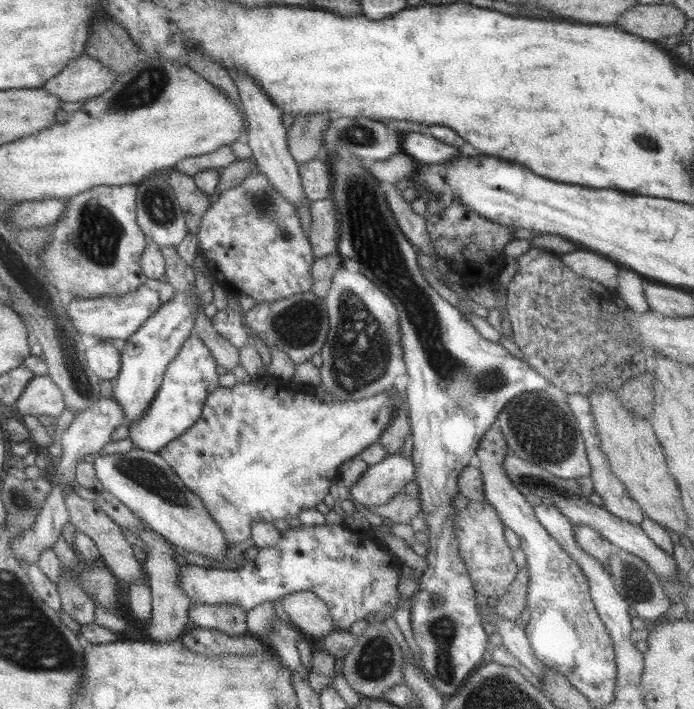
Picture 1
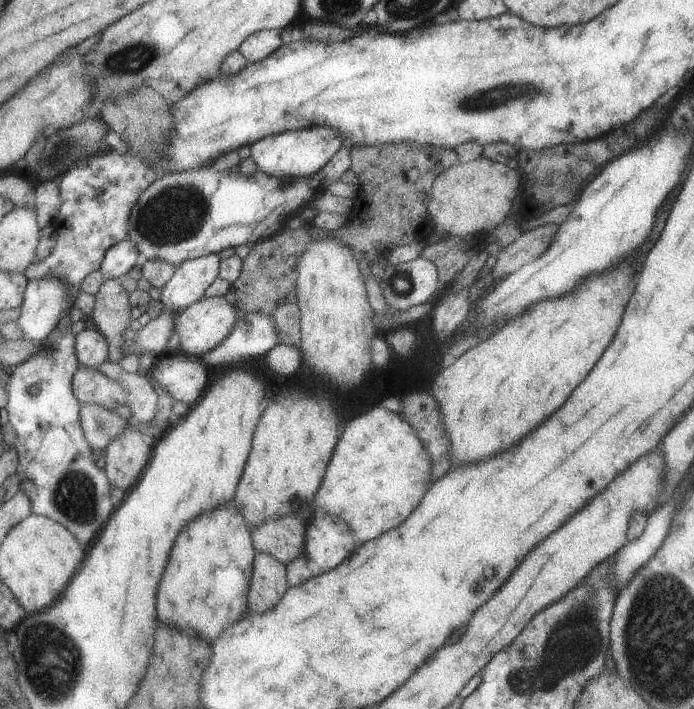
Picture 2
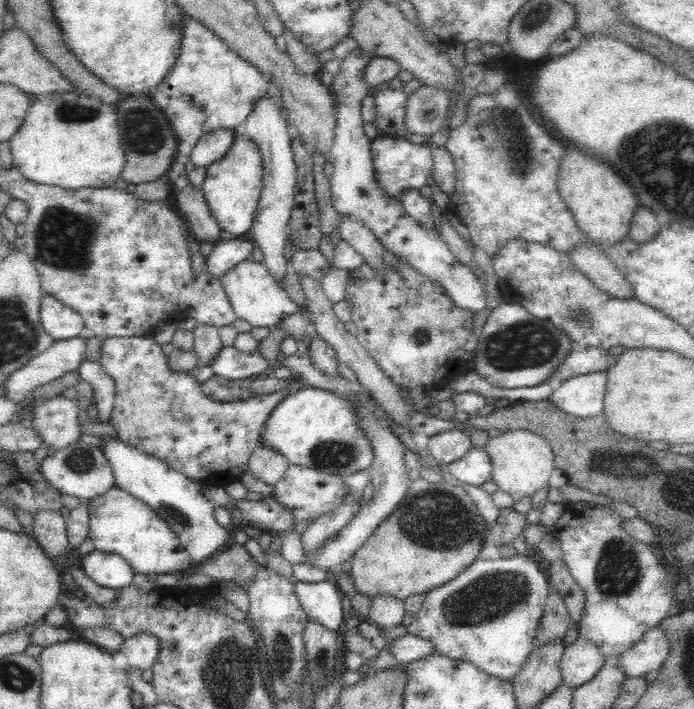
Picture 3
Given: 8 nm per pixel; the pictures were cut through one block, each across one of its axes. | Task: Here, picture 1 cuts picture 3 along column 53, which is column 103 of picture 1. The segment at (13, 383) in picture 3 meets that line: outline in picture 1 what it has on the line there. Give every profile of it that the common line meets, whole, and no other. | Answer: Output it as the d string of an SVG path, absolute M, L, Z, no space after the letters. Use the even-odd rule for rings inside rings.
M90 342L86 362L100 380L114 381L121 369L121 353L111 342Z

